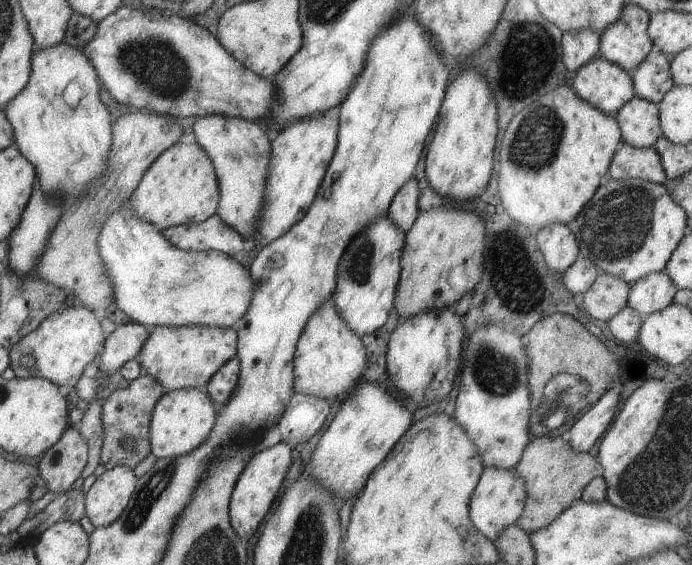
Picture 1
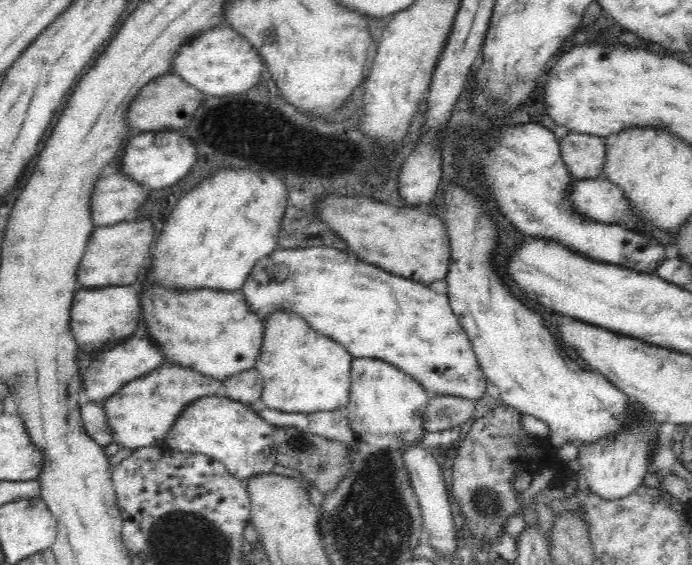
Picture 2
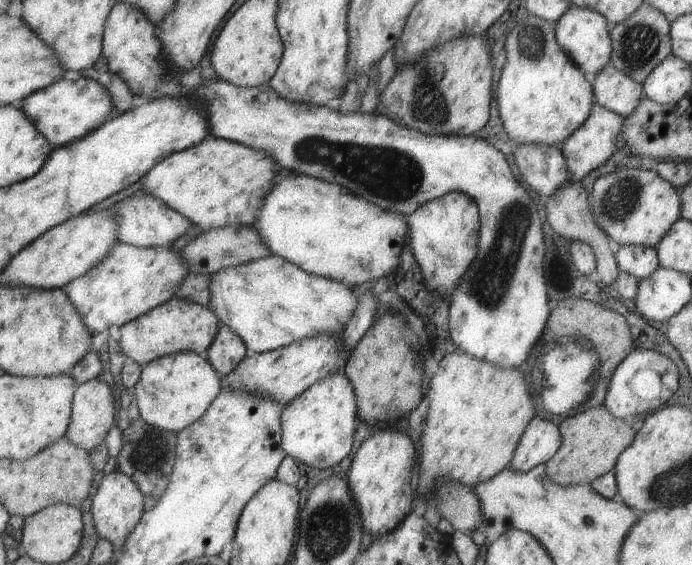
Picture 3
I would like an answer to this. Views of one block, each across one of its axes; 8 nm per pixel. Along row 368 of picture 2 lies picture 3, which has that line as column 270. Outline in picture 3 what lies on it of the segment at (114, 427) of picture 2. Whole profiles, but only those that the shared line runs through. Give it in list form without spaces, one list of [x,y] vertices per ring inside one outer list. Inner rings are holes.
[[[207,137],[160,160],[145,174],[139,191],[159,198],[202,231],[222,226],[251,226],[274,183],[276,166],[268,152],[227,139]]]

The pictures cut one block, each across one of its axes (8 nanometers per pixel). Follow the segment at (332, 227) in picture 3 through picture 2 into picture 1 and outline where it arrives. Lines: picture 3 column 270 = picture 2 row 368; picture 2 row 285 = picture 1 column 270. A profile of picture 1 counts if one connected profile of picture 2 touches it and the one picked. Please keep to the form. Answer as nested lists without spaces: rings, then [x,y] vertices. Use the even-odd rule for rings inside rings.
[[[212,114],[192,118],[196,143],[211,160],[217,177],[219,202],[216,215],[241,238],[255,242],[255,222],[263,208],[267,164],[271,158],[270,135],[258,123]]]

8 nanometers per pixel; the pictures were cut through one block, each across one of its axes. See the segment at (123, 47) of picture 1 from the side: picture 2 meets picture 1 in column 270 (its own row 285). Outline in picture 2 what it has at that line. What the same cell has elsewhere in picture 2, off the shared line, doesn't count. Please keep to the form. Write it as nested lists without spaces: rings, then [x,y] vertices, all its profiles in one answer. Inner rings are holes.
[[[137,215],[111,226],[95,227],[78,263],[77,284],[84,288],[102,288],[108,284],[135,285],[151,258],[150,245],[154,242],[154,236],[152,222],[142,220],[142,216]]]

